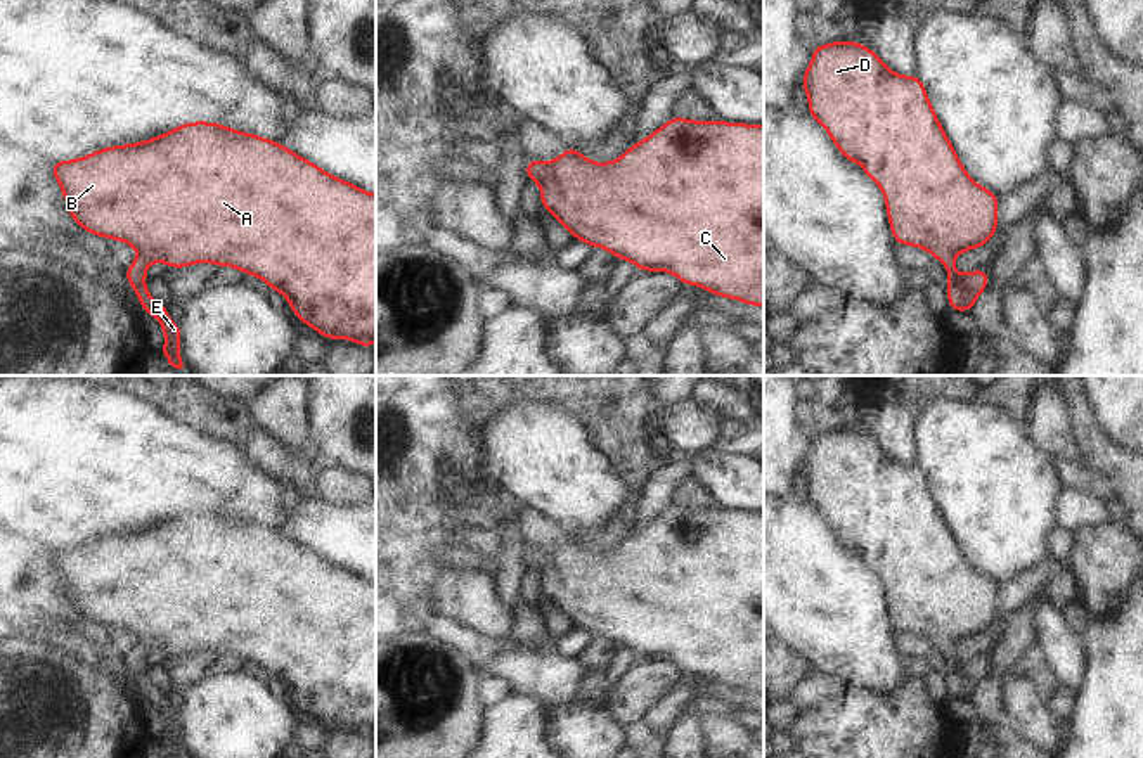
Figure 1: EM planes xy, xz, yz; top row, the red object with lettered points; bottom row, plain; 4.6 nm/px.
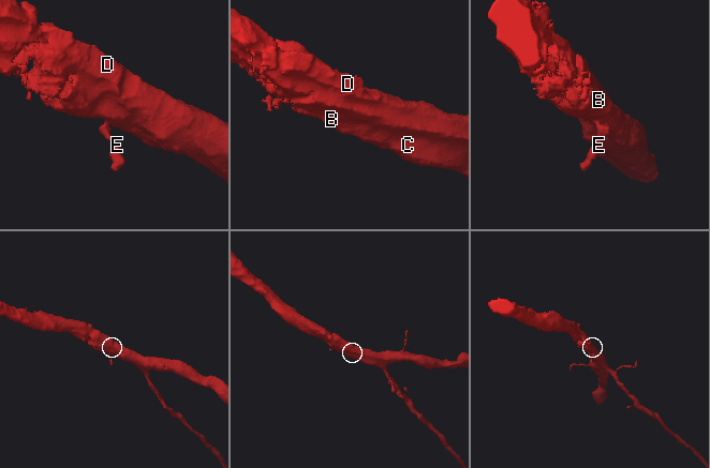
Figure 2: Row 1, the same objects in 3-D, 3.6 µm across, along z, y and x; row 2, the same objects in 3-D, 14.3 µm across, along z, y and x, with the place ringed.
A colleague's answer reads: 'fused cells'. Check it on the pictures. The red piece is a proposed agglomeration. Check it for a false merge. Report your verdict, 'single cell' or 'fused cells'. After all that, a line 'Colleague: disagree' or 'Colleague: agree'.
single cell
Colleague: disagree

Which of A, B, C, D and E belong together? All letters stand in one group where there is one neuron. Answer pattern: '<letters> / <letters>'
A B C D E

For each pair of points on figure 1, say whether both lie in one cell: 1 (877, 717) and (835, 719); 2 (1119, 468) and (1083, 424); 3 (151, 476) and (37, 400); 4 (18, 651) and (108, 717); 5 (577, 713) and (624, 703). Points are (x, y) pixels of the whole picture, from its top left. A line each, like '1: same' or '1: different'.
1: same
2: same
3: same
4: same
5: different

